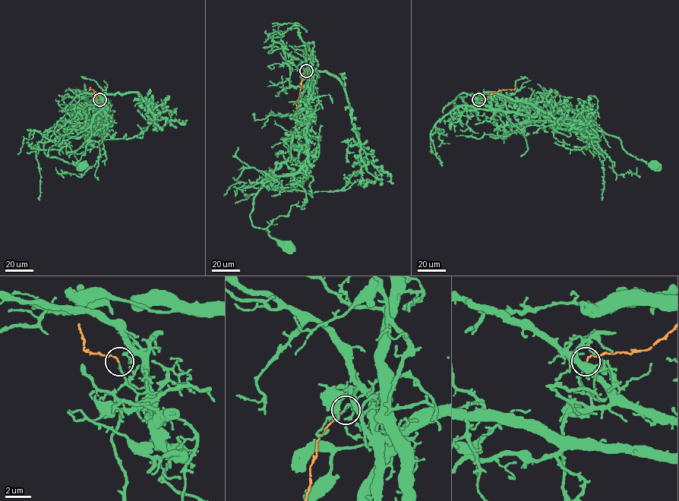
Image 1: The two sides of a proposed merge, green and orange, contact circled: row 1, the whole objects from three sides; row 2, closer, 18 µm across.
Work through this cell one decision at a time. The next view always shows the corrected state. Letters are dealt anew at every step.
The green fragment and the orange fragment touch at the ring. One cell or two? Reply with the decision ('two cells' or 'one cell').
one cell

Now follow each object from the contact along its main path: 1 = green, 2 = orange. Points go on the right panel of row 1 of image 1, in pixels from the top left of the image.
1: (478, 99), (494, 109), (568, 124), (583, 137), (601, 130), (617, 137), (628, 153), (653, 164)
2: (478, 99), (500, 89), (516, 88)

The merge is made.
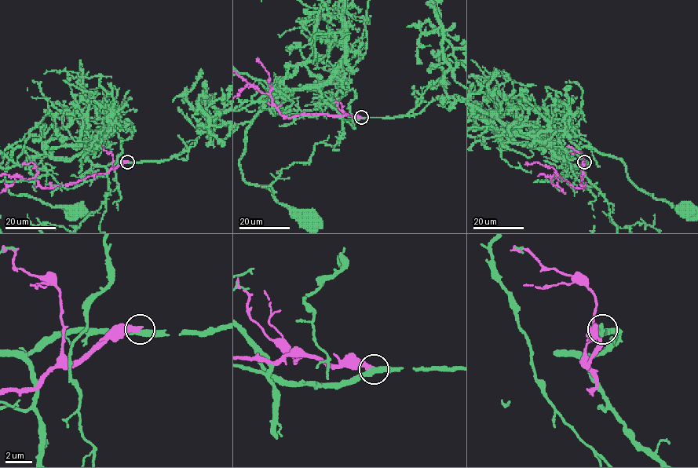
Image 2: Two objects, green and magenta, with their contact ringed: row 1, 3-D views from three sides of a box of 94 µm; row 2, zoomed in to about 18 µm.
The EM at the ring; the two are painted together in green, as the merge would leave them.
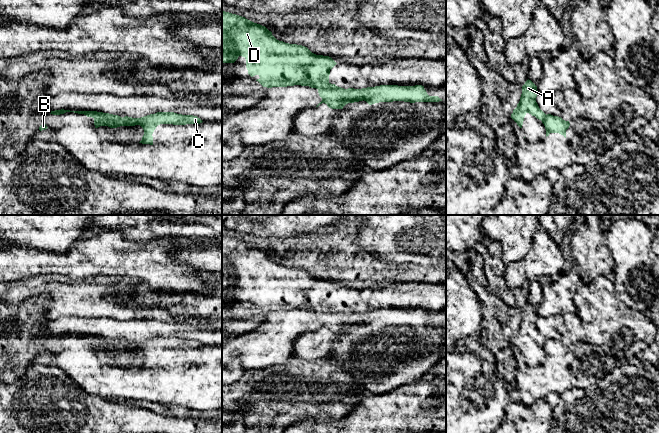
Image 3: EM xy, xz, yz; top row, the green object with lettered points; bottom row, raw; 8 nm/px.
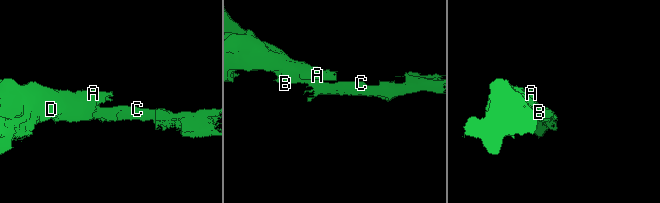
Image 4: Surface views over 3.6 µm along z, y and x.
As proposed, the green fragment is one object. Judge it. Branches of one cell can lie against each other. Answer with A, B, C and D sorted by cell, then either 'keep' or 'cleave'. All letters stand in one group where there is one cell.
A B D / C; cleave

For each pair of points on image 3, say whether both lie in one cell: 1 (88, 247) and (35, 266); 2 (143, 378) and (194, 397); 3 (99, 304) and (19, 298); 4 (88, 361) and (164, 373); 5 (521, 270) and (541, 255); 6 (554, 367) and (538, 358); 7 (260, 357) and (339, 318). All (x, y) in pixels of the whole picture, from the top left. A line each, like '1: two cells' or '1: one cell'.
1: one cell
2: one cell
3: one cell
4: one cell
5: one cell
6: two cells
7: one cell

